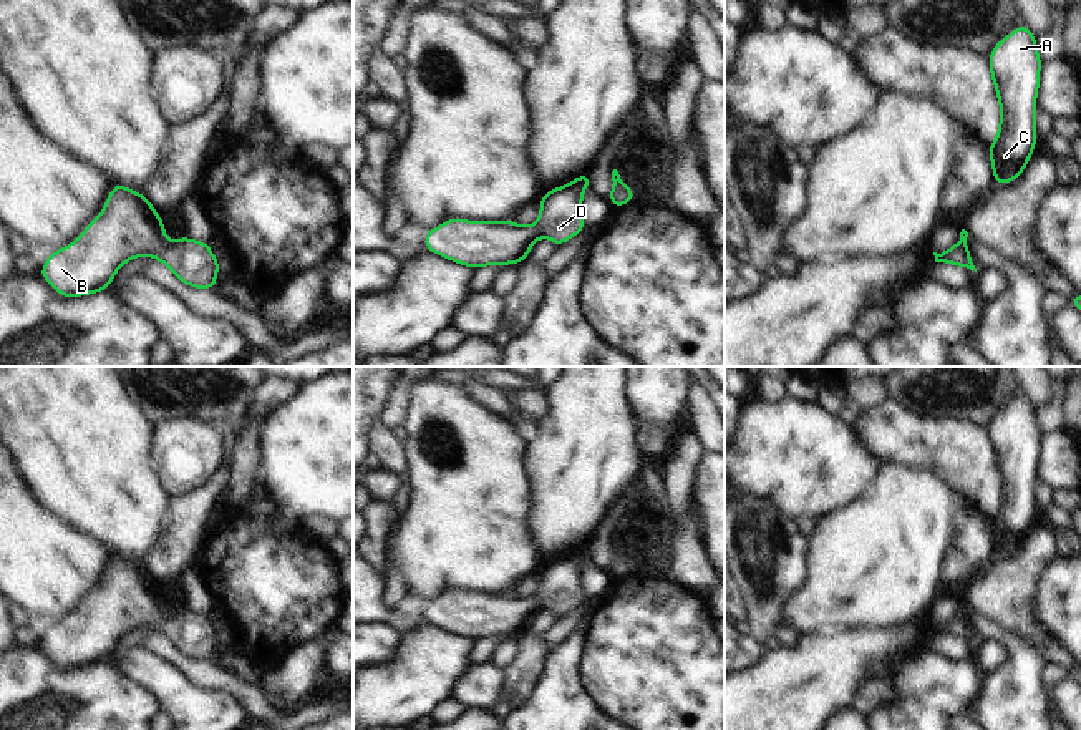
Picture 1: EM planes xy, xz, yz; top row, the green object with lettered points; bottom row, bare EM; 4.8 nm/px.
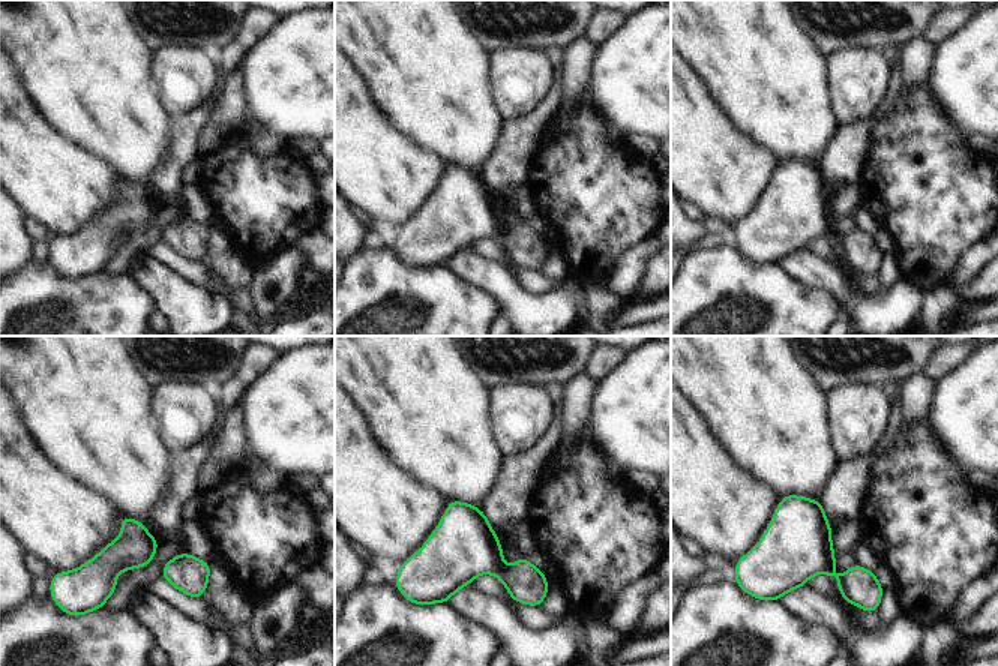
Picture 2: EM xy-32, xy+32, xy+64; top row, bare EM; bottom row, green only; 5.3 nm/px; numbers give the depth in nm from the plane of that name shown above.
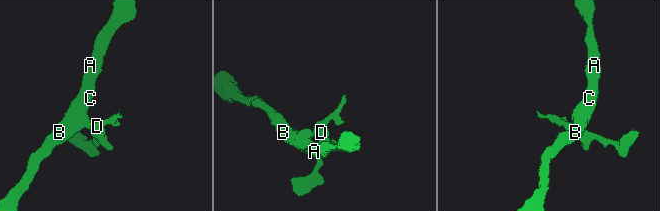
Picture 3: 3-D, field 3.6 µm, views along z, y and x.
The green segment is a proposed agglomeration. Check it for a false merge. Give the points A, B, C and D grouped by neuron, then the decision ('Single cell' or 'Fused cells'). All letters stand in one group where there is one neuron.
Groups: A B C D. Single cell

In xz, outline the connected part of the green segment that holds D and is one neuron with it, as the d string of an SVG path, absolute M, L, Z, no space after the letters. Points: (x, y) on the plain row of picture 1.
M589 543L572 554L547 562L540 571L536 597L519 597L514 592L463 592L449 591L426 602L424 617L453 634L471 640L496 635L519 635L539 609L564 616L585 599L580 584L584 561L590 557Z

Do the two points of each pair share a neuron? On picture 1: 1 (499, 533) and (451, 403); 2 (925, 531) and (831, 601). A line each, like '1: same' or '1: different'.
1: same
2: same

